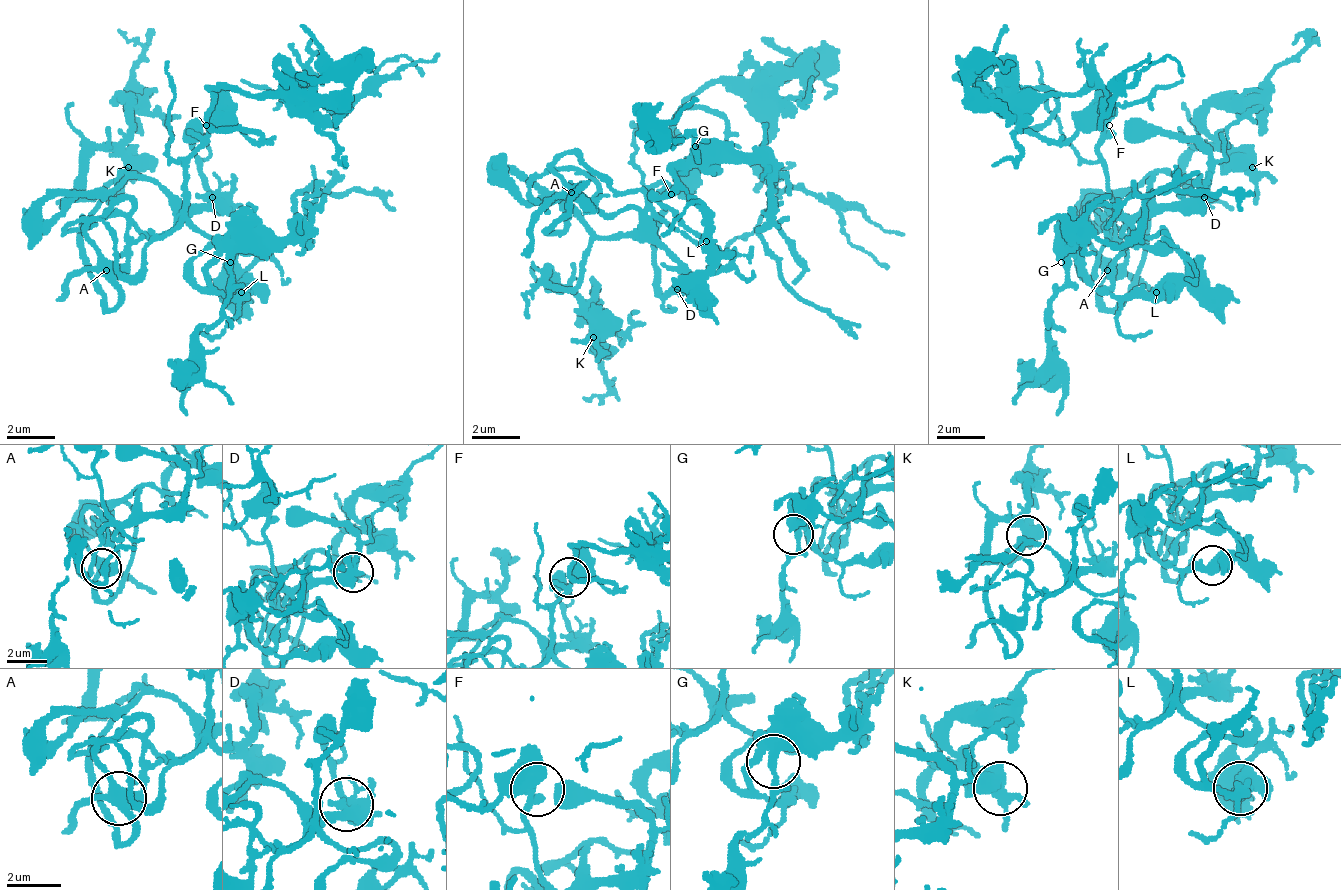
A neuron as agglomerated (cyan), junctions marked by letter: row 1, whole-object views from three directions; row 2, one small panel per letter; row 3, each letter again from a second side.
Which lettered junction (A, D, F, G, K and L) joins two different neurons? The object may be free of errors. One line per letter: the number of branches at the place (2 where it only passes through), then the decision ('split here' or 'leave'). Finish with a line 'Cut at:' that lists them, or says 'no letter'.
A: branches 4; leave
D: branches 5; leave
F: branches 3; leave
G: branches 4; leave
K: branches 4; leave
L: branches 3; leave
Cut at: no letter

